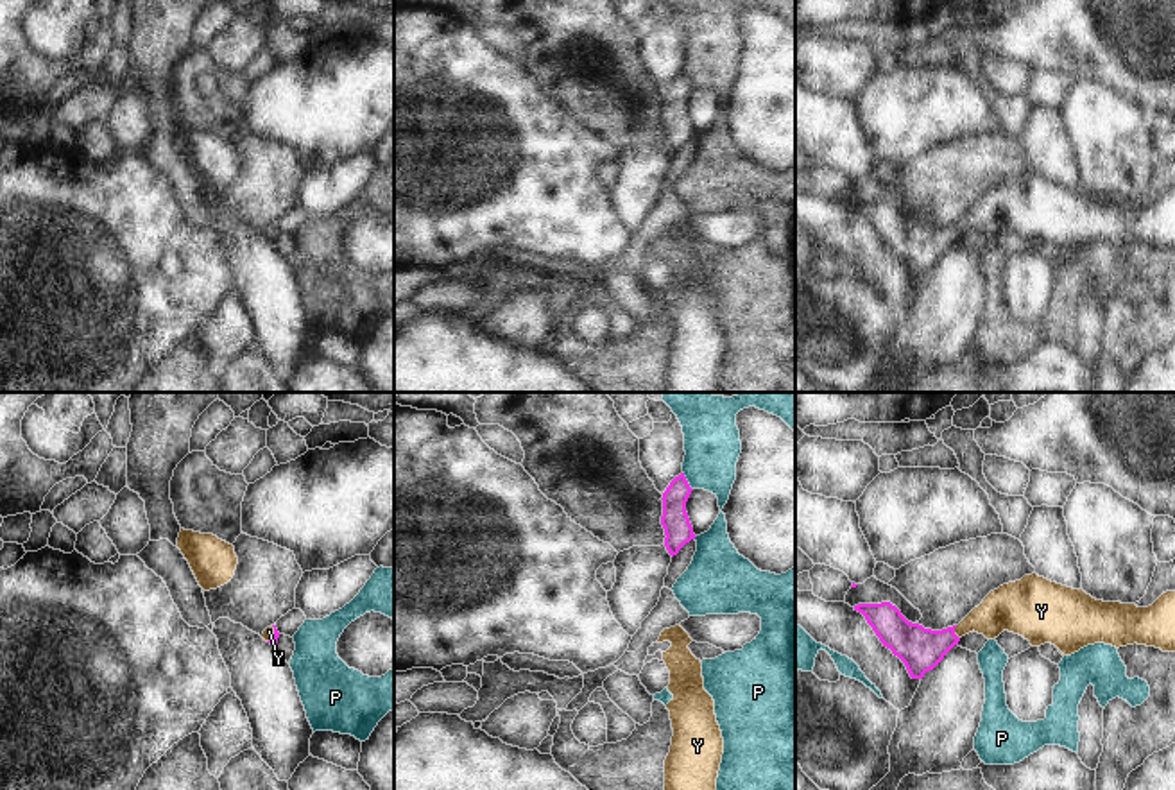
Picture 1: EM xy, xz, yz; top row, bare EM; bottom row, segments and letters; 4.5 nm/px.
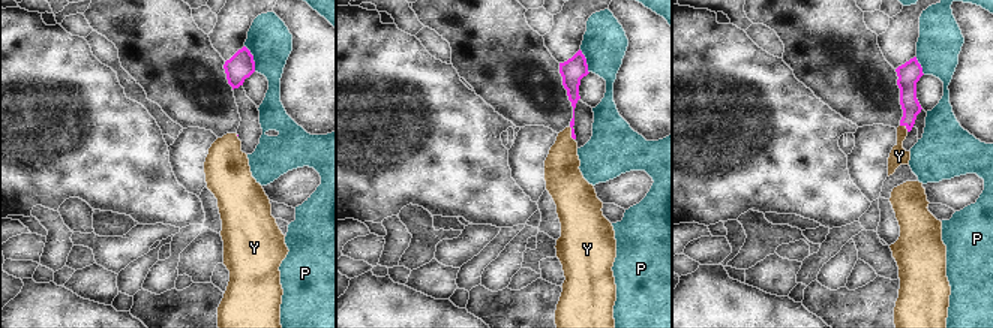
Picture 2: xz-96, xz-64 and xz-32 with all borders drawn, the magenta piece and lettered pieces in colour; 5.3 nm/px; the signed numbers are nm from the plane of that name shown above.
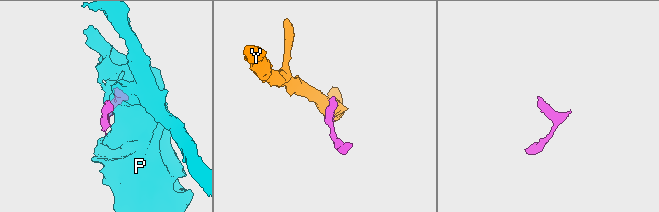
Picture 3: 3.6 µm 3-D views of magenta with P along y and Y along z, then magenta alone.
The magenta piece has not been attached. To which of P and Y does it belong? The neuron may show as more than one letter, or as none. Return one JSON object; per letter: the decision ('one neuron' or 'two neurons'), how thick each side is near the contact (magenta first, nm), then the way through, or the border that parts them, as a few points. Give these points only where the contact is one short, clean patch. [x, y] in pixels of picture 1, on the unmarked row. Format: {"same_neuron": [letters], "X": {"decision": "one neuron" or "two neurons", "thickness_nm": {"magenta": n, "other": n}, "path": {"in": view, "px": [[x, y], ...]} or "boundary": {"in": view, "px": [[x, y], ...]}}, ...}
{"same_neuron": ["Y"], "P": {"decision": "two neurons", "thickness_nm": {"magenta": 130, "other": 260}}, "Y": {"decision": "one neuron", "thickness_nm": {"magenta": 190, "other": 190}, "path": {"in": "yz", "px": [[921, 248], [939, 242], [953, 231], [1002, 208]]}}}

